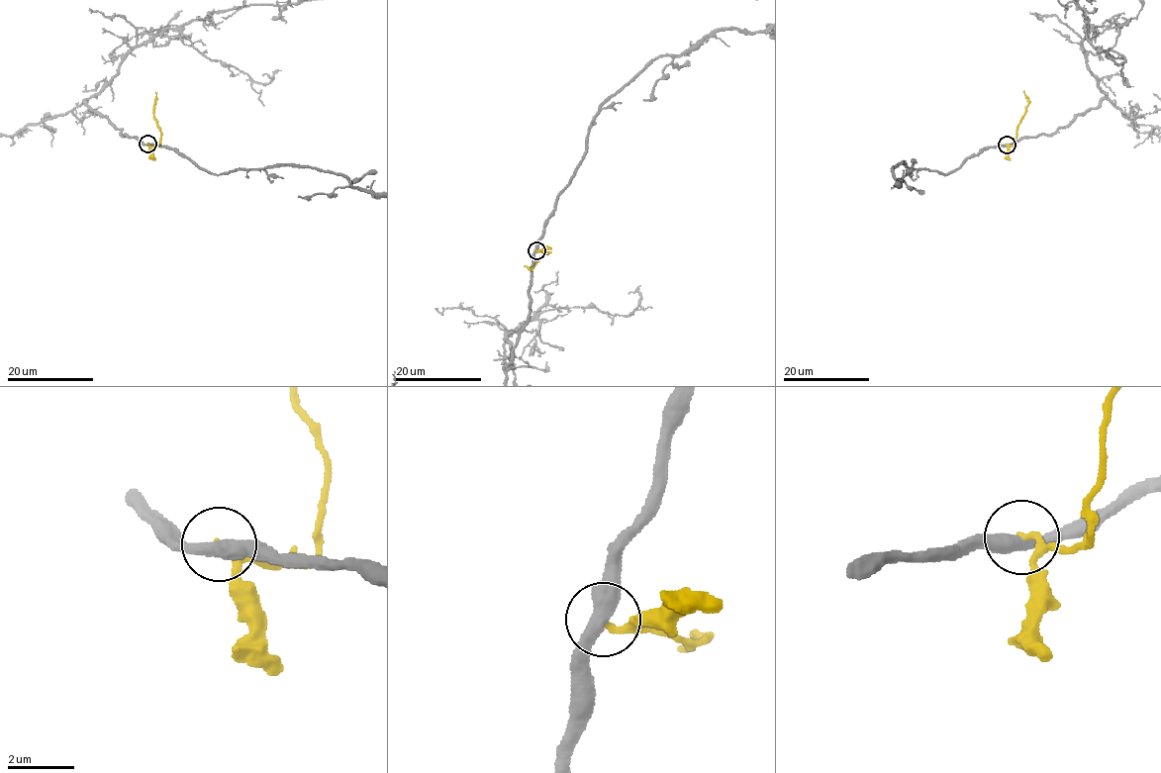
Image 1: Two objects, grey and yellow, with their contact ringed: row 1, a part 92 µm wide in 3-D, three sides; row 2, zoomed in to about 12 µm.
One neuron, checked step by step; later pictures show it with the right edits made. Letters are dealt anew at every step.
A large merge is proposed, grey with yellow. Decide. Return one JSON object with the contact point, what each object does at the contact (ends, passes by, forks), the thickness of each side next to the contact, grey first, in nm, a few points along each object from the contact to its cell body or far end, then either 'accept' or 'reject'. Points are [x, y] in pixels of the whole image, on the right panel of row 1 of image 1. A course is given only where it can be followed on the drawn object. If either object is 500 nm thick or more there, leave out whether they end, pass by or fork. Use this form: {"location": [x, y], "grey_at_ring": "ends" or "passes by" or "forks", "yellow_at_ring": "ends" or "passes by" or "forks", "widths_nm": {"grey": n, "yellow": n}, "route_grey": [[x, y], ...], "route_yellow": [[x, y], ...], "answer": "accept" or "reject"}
{"location": [1007, 144], "grey_at_ring": "passes by", "yellow_at_ring": "passes by", "widths_nm": {"grey": 440, "yellow": 150}, "route_yellow": [[1006, 144], [1015, 145], [1017, 126], [1028, 104], [1024, 90]], "answer": "reject"}

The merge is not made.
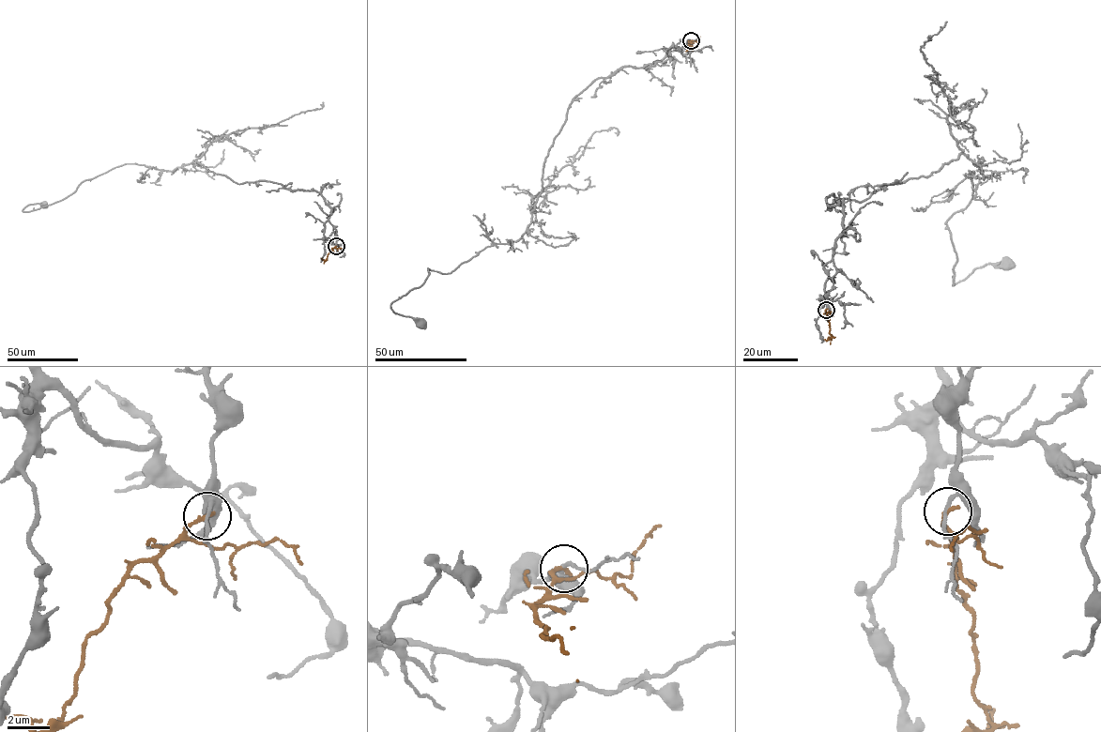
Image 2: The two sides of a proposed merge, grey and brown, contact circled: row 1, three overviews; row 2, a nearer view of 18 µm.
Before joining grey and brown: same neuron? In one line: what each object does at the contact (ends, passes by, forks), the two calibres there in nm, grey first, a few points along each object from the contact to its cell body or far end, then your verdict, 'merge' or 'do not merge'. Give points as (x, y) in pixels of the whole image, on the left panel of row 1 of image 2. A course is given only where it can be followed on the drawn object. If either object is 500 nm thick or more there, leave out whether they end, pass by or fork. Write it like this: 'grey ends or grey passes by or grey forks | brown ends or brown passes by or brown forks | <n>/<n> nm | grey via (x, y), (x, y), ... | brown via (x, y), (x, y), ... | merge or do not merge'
grey passes by | brown ends | 160/190 nm | grey via (336, 246), (331, 208), (319, 192), (237, 184), (195, 160), (172, 171), (126, 163), (22, 211), (44, 205) | brown via (336, 246), (326, 260), (321, 258) | do not merge

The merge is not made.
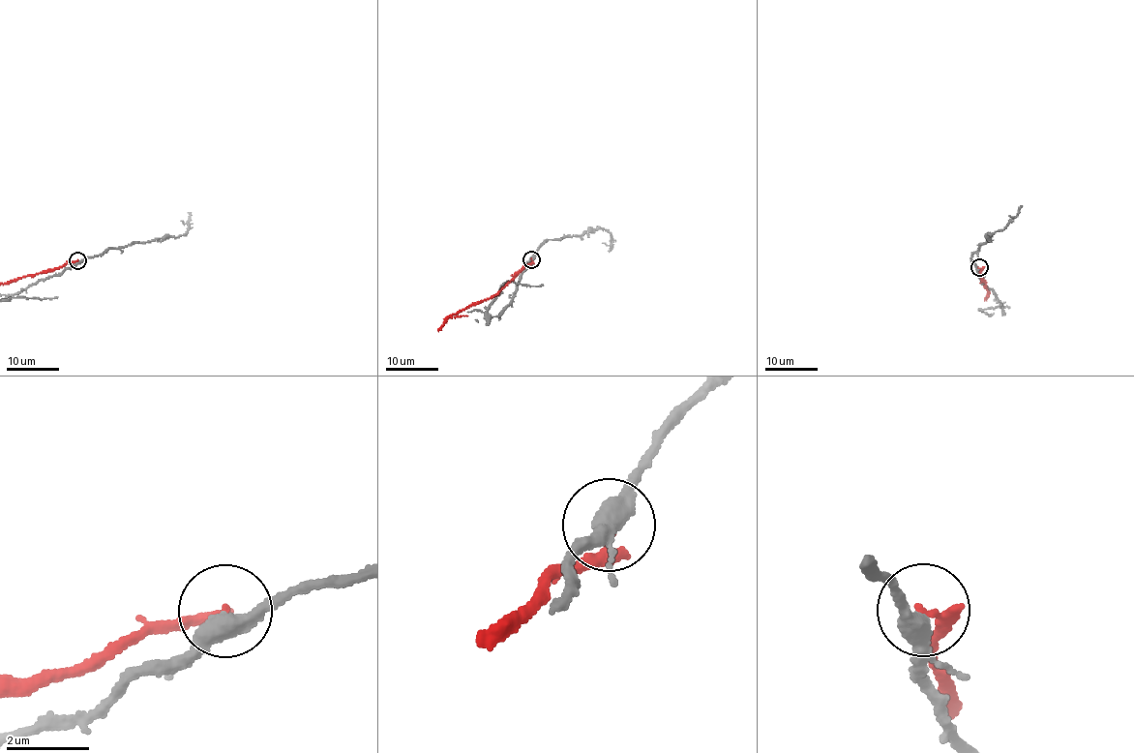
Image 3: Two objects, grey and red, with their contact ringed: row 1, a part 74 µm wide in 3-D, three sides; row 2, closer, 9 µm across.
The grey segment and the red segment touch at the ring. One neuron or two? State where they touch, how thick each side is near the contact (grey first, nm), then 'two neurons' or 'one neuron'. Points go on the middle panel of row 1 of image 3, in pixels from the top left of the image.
place (531, 259); calibres 440 and 140 nm; two neurons

